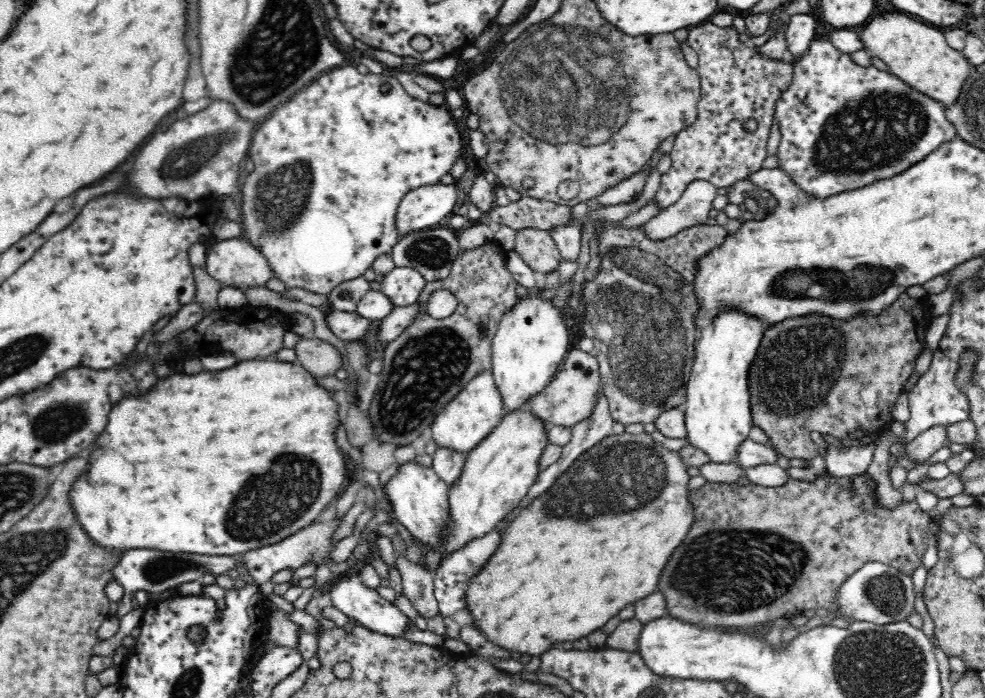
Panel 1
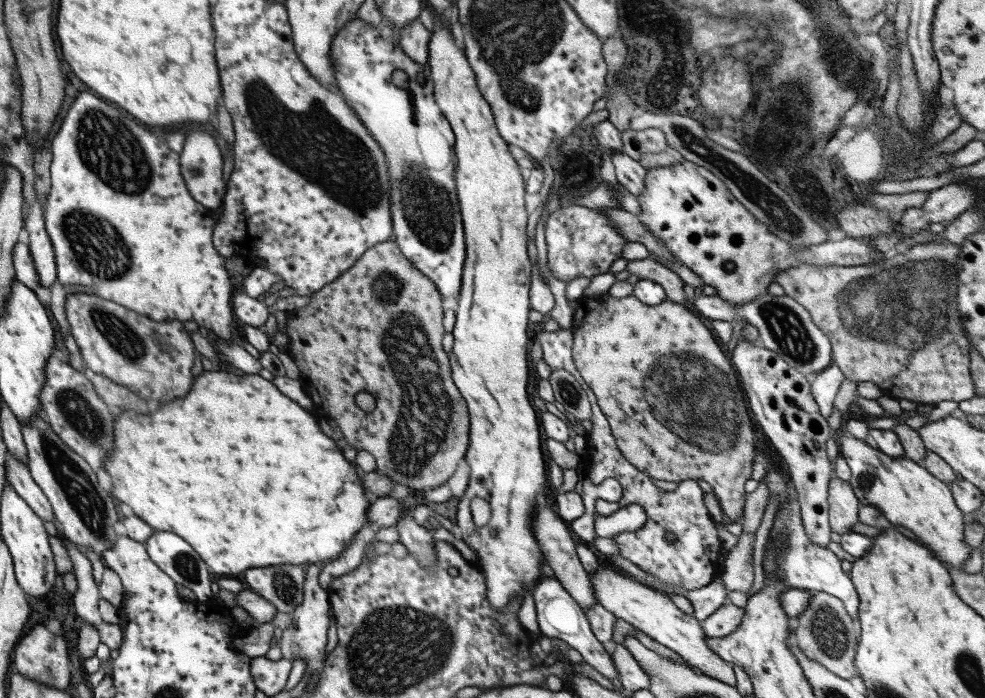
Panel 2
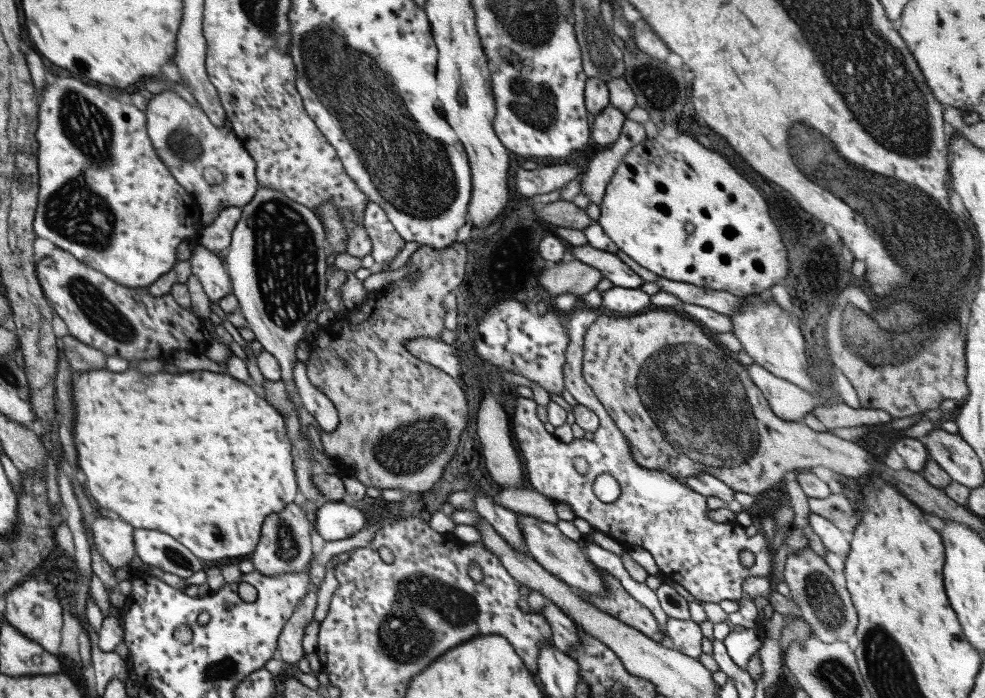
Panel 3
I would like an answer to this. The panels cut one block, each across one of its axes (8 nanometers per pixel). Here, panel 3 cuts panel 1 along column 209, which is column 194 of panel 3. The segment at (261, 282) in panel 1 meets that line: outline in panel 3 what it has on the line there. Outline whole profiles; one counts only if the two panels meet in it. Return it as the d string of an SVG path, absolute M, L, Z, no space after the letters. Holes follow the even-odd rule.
M199 244L191 252L191 274L199 278L209 302L219 302L233 292L229 274L223 268L223 258L213 256Z

